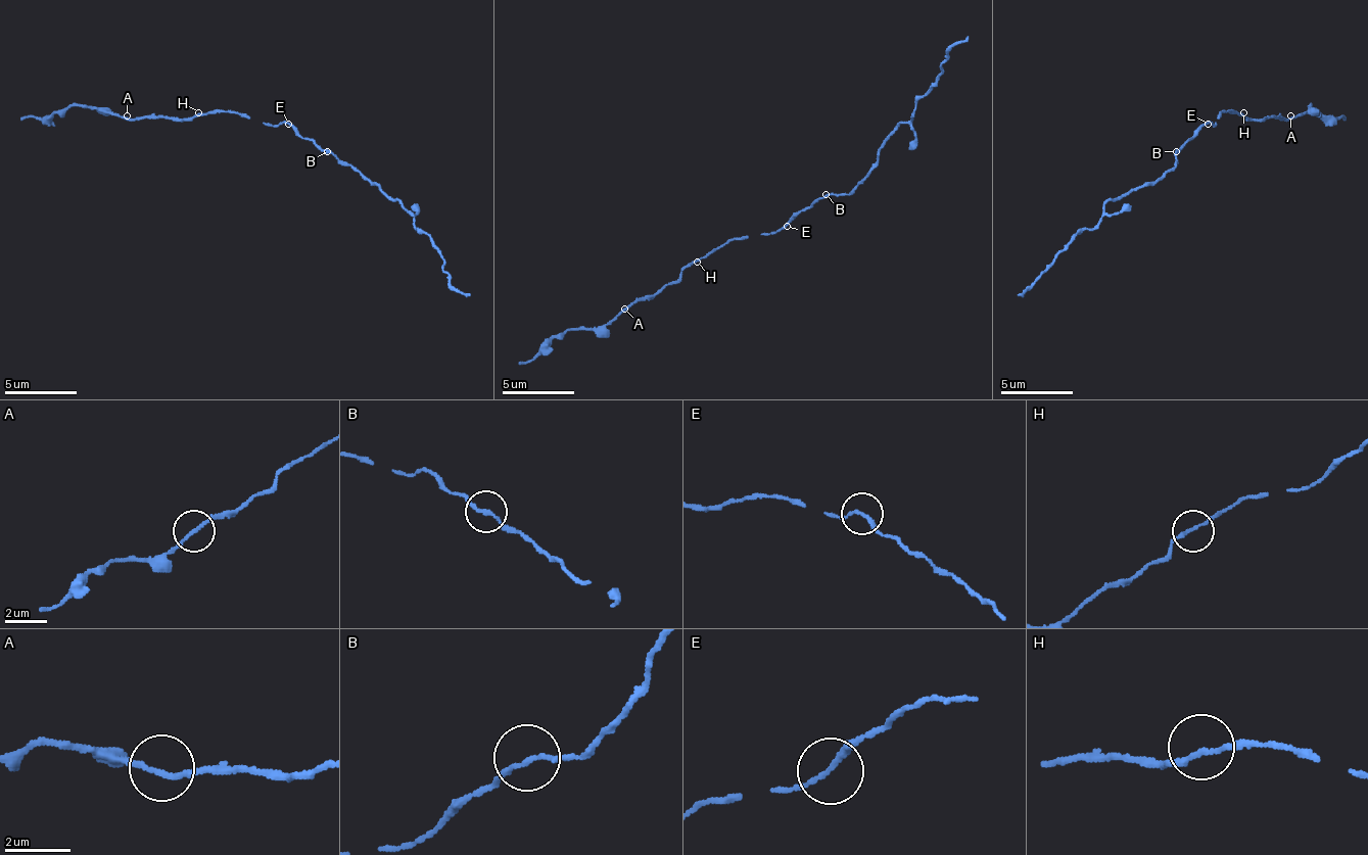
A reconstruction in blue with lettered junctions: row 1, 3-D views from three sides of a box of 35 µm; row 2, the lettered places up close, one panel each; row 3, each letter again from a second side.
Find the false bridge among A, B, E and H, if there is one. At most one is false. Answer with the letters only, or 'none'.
none

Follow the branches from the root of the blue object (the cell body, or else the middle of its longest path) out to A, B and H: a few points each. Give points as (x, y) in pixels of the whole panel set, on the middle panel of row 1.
A: (787, 223), (772, 233), (736, 237), (707, 251), (674, 280), (664, 284), (653, 294), (635, 298), (624, 309)
B: (787, 223), (812, 207), (827, 193)
H: (787, 223), (772, 233), (736, 237), (707, 251), (697, 262)

